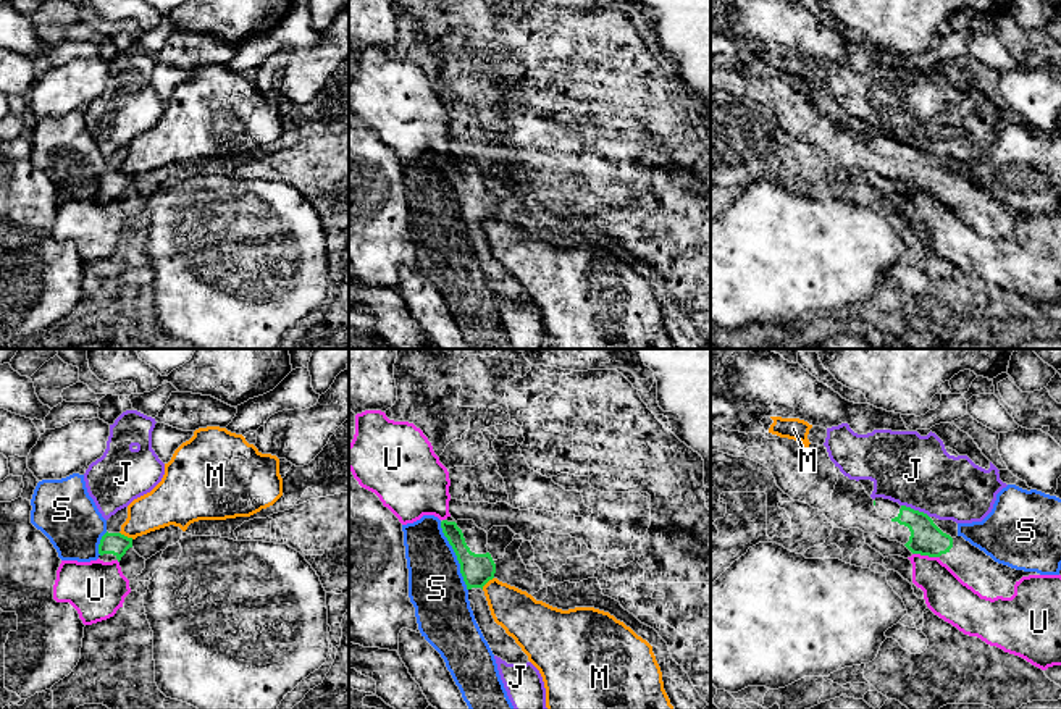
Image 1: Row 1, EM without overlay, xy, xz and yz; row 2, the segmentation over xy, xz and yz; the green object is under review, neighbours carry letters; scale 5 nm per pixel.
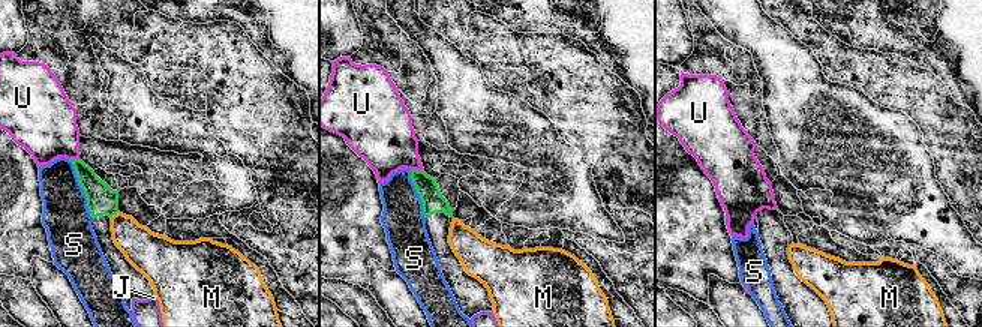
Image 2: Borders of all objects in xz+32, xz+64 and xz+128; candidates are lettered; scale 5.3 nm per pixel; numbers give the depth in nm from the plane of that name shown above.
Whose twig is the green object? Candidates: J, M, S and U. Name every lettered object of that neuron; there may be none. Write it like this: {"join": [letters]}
{"join": []}

